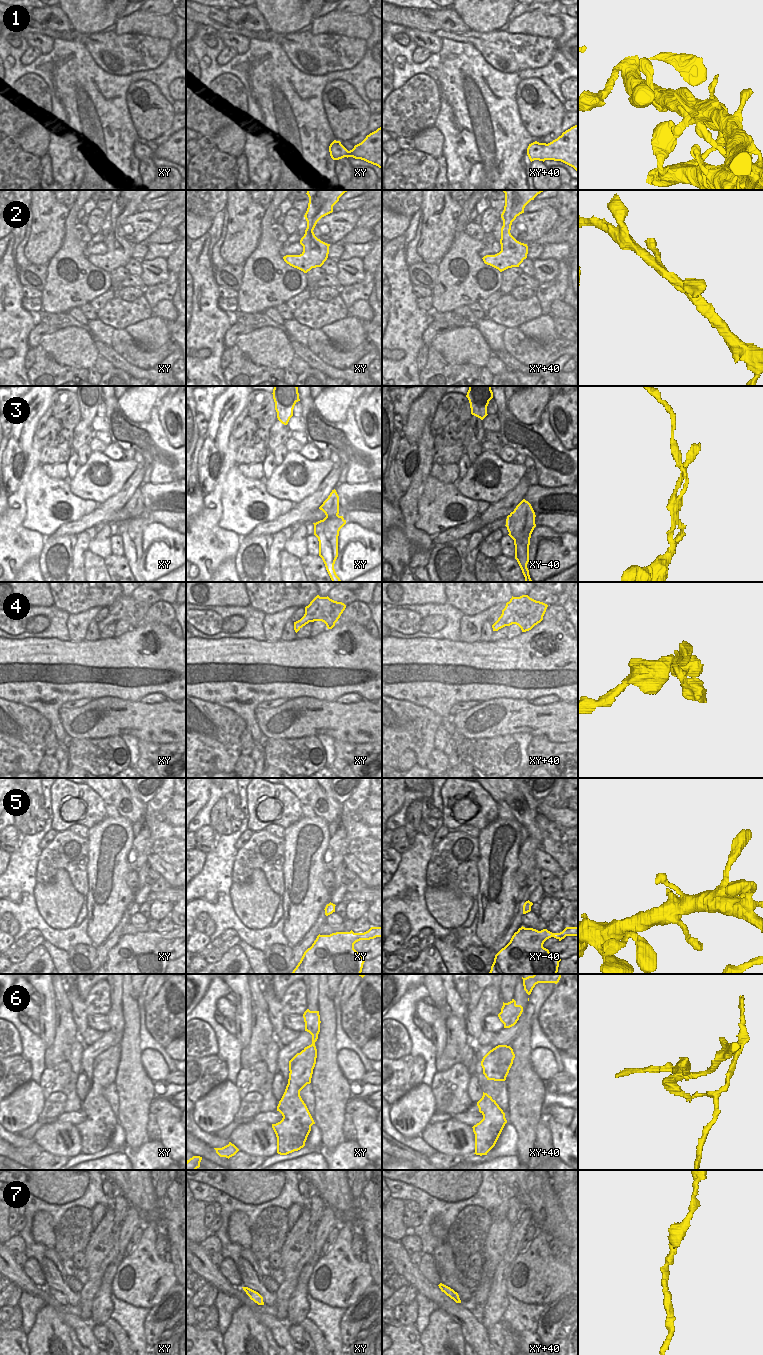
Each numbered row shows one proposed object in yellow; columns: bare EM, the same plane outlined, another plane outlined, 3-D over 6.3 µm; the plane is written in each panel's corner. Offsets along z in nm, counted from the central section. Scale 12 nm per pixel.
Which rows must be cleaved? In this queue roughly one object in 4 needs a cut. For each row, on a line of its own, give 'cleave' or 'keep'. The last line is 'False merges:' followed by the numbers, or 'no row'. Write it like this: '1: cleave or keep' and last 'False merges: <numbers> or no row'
1: keep
2: keep
3: cleave
4: keep
5: keep
6: cleave
7: keep
False merges: 3, 6

